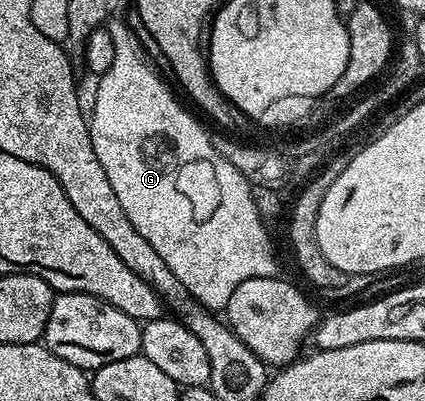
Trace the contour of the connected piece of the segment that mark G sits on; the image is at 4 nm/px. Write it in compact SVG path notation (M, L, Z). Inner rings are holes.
M113 20L108 23L107 28L111 32L111 40L115 40L115 61L107 72L96 79L97 95L93 98L93 114L88 115L89 135L91 144L95 148L95 156L99 156L99 164L103 164L103 172L107 172L107 180L111 180L111 188L115 188L115 196L119 196L119 204L123 204L123 212L127 212L127 220L135 224L135 232L159 252L159 257L167 268L185 285L185 291L189 293L190 299L201 303L207 310L214 312L224 311L225 305L231 300L231 292L243 284L243 280L252 278L271 278L278 273L277 258L273 255L273 246L269 243L269 234L265 231L265 226L261 223L261 214L257 211L257 202L253 199L254 187L249 181L213 147L213 140L210 131L205 131L183 107L177 103L177 98L165 87L165 82L141 59L141 50L137 47L137 38L124 26L123 23Z

